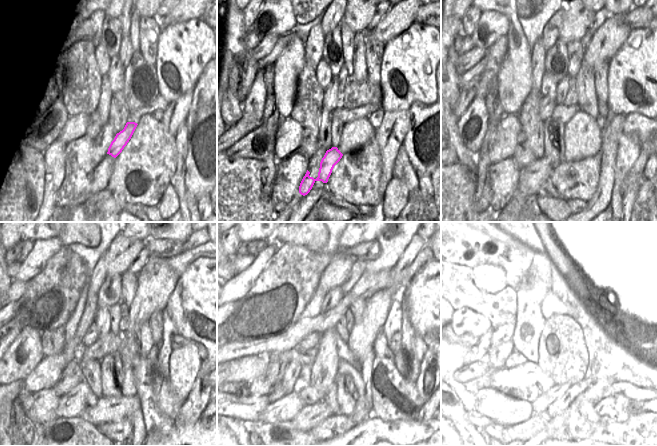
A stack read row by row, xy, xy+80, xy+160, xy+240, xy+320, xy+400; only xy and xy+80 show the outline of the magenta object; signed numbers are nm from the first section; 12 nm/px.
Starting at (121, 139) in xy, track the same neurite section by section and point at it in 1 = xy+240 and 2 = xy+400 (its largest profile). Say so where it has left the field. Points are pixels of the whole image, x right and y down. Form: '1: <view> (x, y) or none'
1: xy+240 (71, 405)
2: xy+400 (500, 414)

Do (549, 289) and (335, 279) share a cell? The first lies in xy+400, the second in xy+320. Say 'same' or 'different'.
same

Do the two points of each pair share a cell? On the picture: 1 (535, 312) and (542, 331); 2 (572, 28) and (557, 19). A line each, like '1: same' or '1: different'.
1: different
2: different

